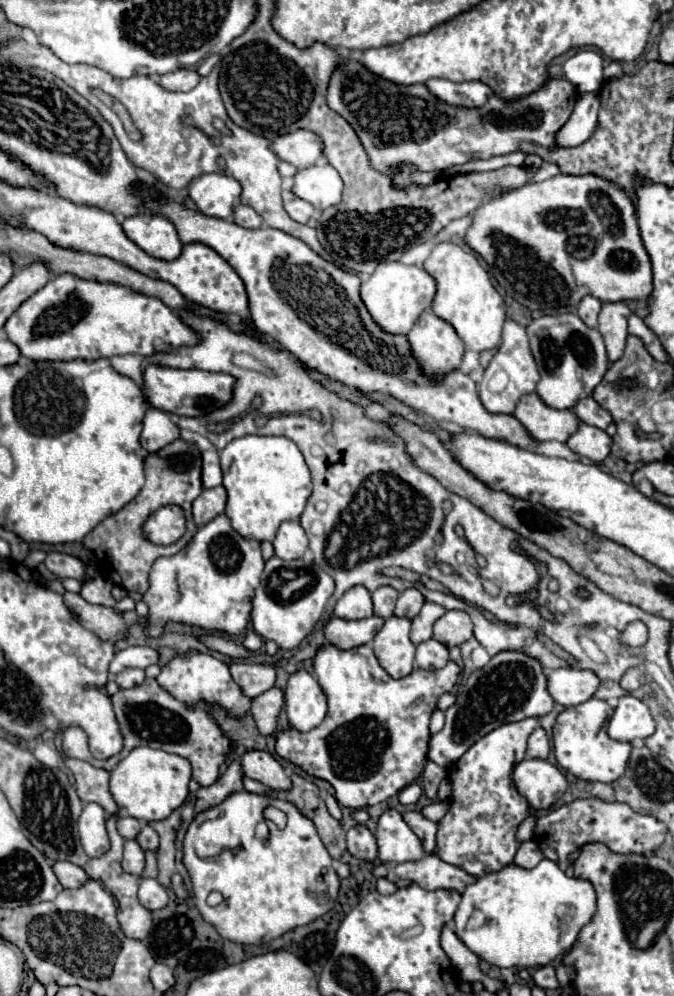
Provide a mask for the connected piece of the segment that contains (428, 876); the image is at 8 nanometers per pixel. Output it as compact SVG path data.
M437 854L391 866L387 880L397 882L399 878L411 880L425 890L447 888L447 890L457 890L457 892L463 892L469 884L473 884L477 880L477 876L465 872L463 868L443 862Z

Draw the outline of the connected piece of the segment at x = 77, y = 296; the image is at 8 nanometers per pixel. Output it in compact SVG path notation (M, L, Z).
M57 276L25 300L5 324L7 338L17 344L21 356L29 360L99 360L117 354L153 354L153 340L161 338L169 346L195 344L195 332L191 332L161 300L139 296L131 288L115 288L115 284L87 284L87 280L75 280L75 276Z

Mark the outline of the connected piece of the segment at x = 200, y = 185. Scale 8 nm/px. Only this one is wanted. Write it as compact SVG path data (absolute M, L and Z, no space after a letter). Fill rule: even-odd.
M203 174L197 176L189 182L187 186L187 200L195 204L195 208L199 212L203 212L205 216L213 216L213 218L231 218L233 206L239 202L239 182L231 180L231 176L225 174Z

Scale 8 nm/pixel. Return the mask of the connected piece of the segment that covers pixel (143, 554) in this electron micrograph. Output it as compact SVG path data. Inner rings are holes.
M177 438L171 444L157 450L155 454L149 454L145 458L145 484L141 488L141 492L135 496L135 500L131 500L115 516L109 516L107 520L103 520L95 530L91 530L83 538L83 546L95 554L97 570L101 572L101 576L109 578L113 584L119 584L129 592L135 590L135 592L145 594L149 588L147 576L149 576L153 562L161 556L173 556L195 536L197 526L191 518L191 502L199 496L201 490L203 490L203 484L201 484L201 450L195 444L191 444L183 438ZM167 504L185 506L187 532L175 544L157 546L157 544L151 544L143 538L141 526L145 524L145 520L151 512L155 512L157 508L167 506Z

